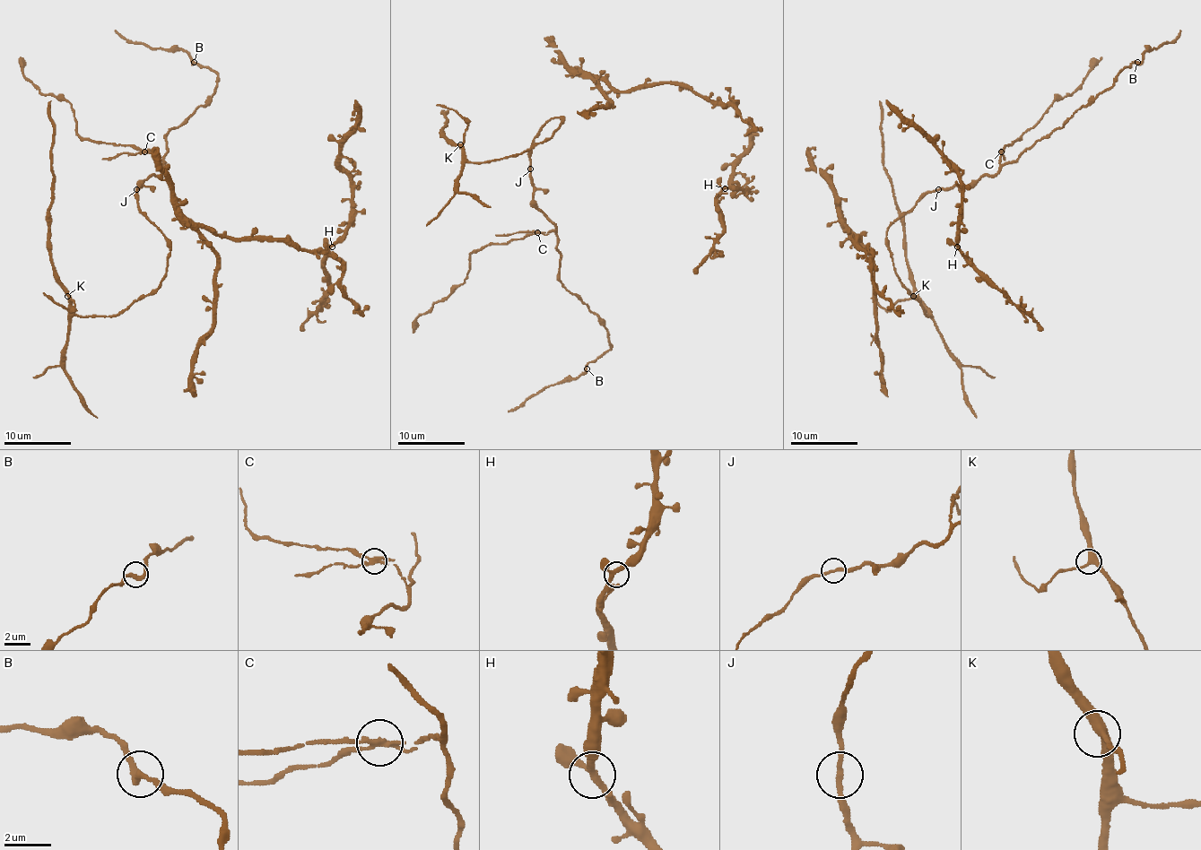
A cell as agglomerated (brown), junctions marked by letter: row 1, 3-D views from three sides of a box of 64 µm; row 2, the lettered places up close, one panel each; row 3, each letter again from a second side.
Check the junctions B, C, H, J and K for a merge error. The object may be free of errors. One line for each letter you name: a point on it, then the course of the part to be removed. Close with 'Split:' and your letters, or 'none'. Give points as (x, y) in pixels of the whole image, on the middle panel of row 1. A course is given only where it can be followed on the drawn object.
C: (537, 232) | (538, 231), (496, 235)
Split: C

